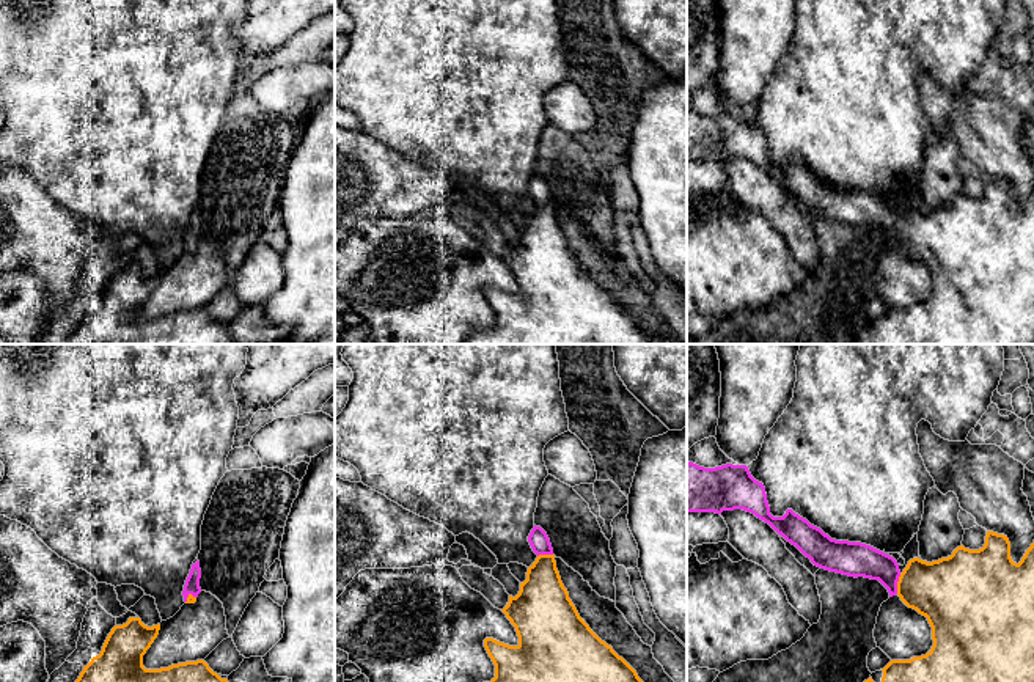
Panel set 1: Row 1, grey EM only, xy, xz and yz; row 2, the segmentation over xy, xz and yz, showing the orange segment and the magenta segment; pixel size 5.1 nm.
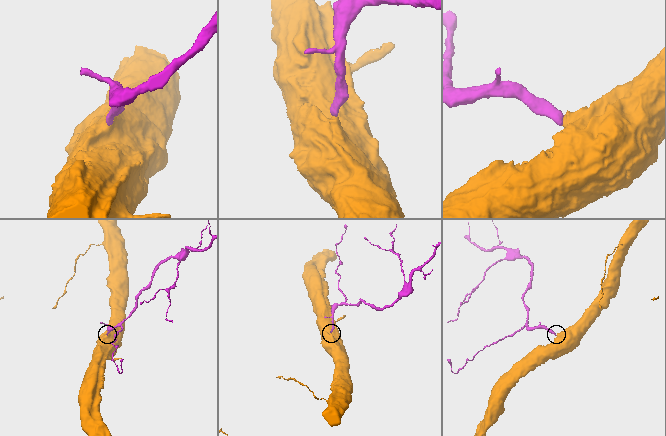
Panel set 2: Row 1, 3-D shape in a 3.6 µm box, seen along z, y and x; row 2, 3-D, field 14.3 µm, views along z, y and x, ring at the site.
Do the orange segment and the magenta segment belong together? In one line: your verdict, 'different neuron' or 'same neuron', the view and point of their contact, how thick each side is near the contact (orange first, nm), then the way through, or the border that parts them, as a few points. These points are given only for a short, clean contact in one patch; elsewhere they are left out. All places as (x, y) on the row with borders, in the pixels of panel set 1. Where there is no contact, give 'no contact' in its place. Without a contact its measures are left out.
same neuron; contact yz (898, 583); calibres 320 and 180 nm; way yz (945, 591), (898, 583), (880, 566), (855, 560)

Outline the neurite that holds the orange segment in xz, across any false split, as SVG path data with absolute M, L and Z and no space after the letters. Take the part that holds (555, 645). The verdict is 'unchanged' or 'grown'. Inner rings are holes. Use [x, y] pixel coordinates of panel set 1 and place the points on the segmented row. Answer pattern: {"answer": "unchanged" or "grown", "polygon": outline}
{"answer": "grown", "polygon": "M534 525L528 542L537 558L528 567L519 594L509 596L508 605L501 610L515 627L519 644L484 640L495 665L495 677L490 682L643 682L636 671L580 618L561 581L547 533Z"}

